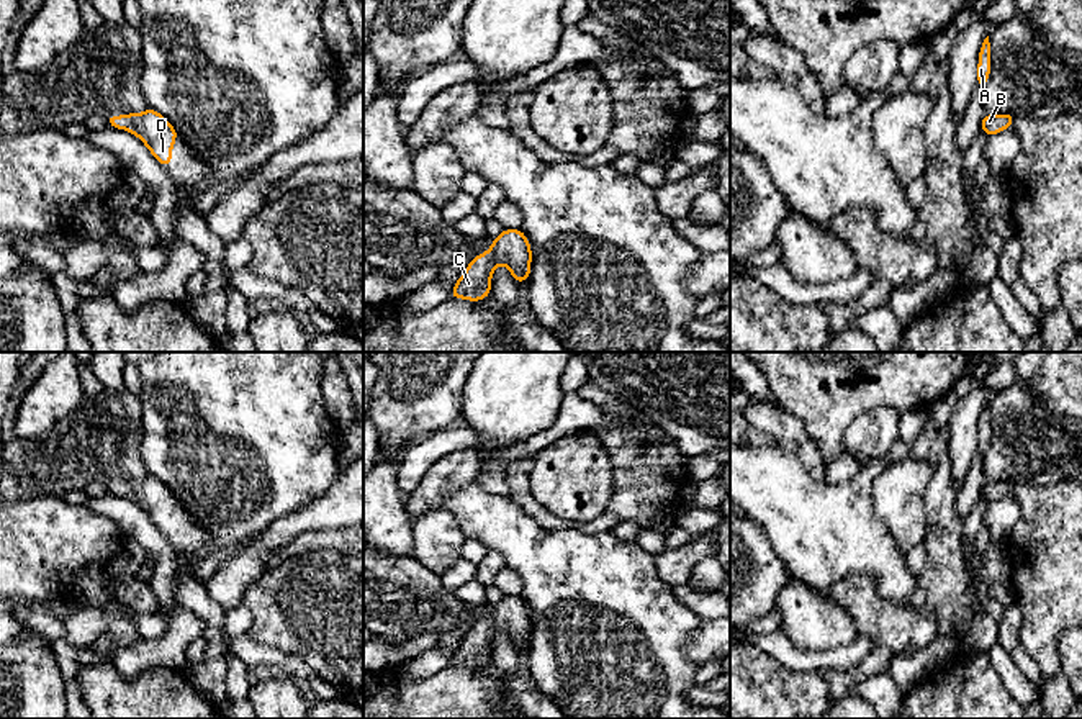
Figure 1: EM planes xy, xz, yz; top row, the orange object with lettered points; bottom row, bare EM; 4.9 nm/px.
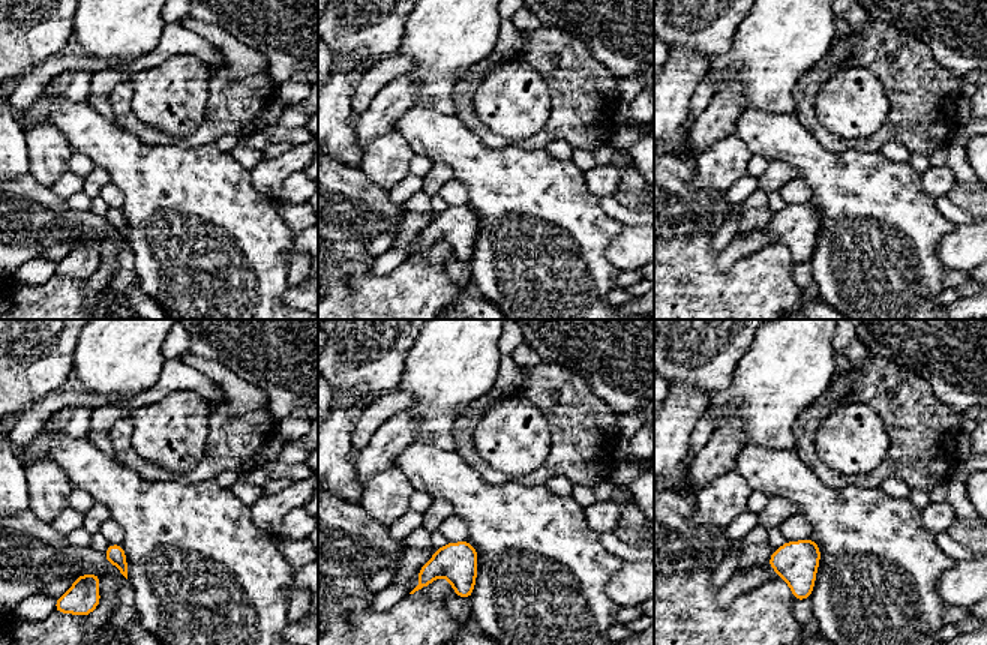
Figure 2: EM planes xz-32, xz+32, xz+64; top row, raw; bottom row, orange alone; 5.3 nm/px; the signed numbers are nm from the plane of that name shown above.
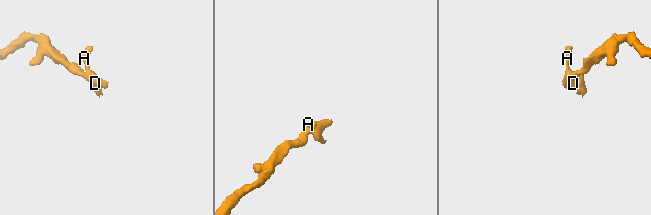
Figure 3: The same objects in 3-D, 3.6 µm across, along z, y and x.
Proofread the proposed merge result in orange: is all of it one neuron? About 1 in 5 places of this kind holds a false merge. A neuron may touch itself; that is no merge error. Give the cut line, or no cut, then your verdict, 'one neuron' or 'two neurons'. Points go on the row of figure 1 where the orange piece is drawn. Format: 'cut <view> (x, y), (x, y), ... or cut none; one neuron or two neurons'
cut none; one neuron

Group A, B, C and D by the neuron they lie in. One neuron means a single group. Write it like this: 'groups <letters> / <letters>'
groups A B C D

